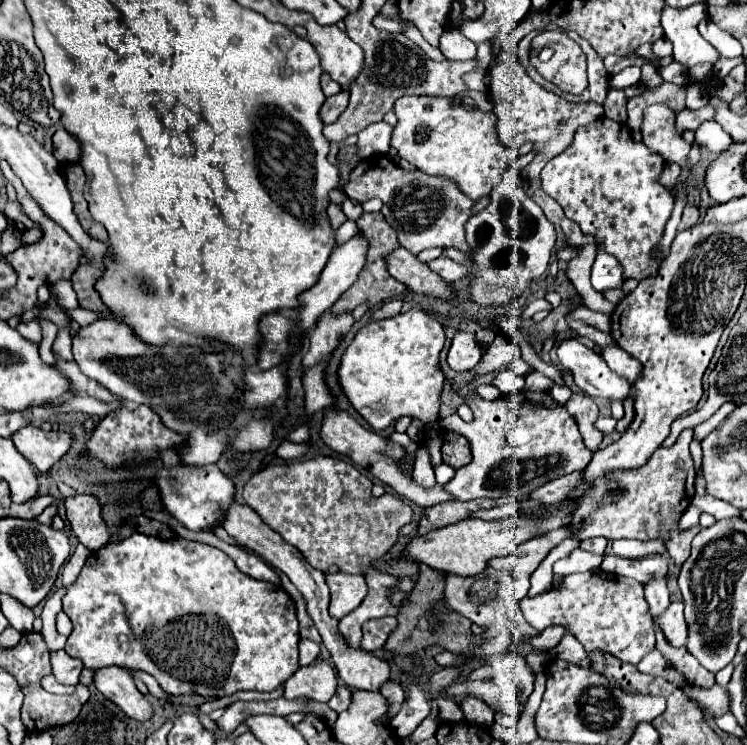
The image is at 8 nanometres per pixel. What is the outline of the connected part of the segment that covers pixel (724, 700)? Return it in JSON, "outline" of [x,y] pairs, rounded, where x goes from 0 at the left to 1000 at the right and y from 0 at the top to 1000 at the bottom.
{"outline":[[[956,919],[950,925],[937,925],[937,922],[916,922],[918,933],[924,933],[924,938],[934,941],[937,946],[942,946],[942,952],[953,960],[953,962],[964,962],[972,954],[977,954],[977,938],[972,933],[972,925],[967,925],[964,919]]]}

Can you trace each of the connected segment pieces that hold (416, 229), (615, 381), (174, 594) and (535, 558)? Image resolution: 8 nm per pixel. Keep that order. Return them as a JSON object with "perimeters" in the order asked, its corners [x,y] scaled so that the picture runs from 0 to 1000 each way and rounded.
{"perimeters":[[[[498,208],[479,219],[469,235],[469,246],[461,256],[469,267],[487,272],[506,264],[514,278],[511,286],[522,305],[533,313],[535,329],[552,342],[560,342],[568,334],[608,332],[613,337],[629,340],[629,332],[621,318],[621,302],[632,291],[635,267],[624,264],[605,240],[589,235],[570,235],[562,227],[541,230],[535,221],[525,219],[519,208]]],[[[771,452],[755,455],[747,463],[747,482],[752,493],[766,498],[771,517],[790,533],[835,538],[846,530],[841,509],[825,503],[798,471],[782,466]]],[[[182,715],[171,726],[142,729],[131,740],[120,742],[110,769],[91,788],[91,796],[86,799],[83,807],[86,807],[86,823],[99,836],[99,847],[94,850],[94,855],[88,860],[88,871],[86,871],[91,879],[110,885],[112,895],[120,895],[120,898],[158,893],[158,895],[195,901],[228,933],[265,930],[265,933],[273,933],[273,936],[297,936],[297,933],[305,936],[305,933],[313,933],[319,928],[332,928],[332,925],[367,928],[375,917],[380,917],[386,909],[391,909],[394,901],[399,898],[399,860],[402,860],[402,852],[399,852],[399,831],[396,831],[396,815],[394,815],[391,801],[369,783],[356,783],[356,780],[345,780],[335,772],[327,772],[324,766],[319,766],[313,753],[300,740],[295,740],[284,732],[268,729],[268,726],[252,726],[252,723],[244,723],[244,721],[214,723],[214,721]]],[[[755,707],[747,713],[739,713],[736,718],[726,718],[720,723],[712,723],[710,729],[701,729],[688,742],[677,748],[659,750],[656,758],[661,764],[680,766],[689,780],[689,800],[693,805],[701,803],[710,791],[710,772],[718,766],[718,761],[731,750],[731,745],[750,732],[755,723],[766,723],[766,710]]]]}

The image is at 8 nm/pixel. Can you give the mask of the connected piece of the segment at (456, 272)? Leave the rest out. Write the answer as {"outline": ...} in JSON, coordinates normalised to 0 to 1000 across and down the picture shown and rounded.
{"outline":[[[589,342],[586,348],[576,350],[576,361],[584,364],[586,369],[592,369],[592,374],[597,374],[597,377],[613,377],[629,366],[629,361],[624,356],[616,356],[597,342]]]}

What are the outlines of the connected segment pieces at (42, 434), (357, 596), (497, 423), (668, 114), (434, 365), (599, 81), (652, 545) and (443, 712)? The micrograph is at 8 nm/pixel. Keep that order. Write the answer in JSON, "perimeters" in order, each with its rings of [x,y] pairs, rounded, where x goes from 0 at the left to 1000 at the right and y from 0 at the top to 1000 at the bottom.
{"perimeters":[[[[29,573],[16,584],[24,605],[54,632],[64,635],[70,624],[94,603],[96,587],[83,579],[56,579],[51,573]]],[[[436,769],[442,788],[442,826],[458,831],[474,820],[490,801],[490,780],[482,772],[469,769]]],[[[696,522],[664,538],[637,533],[629,538],[629,549],[635,554],[632,568],[621,568],[613,557],[589,565],[594,576],[618,581],[632,600],[632,619],[610,630],[610,638],[594,651],[616,672],[643,667],[696,670],[734,646],[782,632],[793,616],[768,560],[731,525]]],[[[870,141],[862,149],[859,162],[859,184],[862,192],[881,203],[894,219],[918,221],[918,211],[924,205],[924,192],[918,192],[905,176],[905,149],[892,141]]],[[[549,415],[525,428],[495,431],[463,466],[452,493],[452,511],[463,536],[503,579],[517,576],[541,557],[568,568],[584,565],[594,517],[589,495],[594,458],[592,434],[568,415]]],[[[790,58],[784,63],[779,63],[779,68],[787,77],[787,117],[776,128],[755,125],[752,130],[766,136],[766,138],[790,138],[790,136],[795,136],[795,138],[806,141],[811,128],[814,128],[814,98],[806,87],[806,77],[793,66]]],[[[822,726],[819,729],[819,740],[827,748],[838,748],[838,750],[857,750],[857,748],[867,748],[867,745],[886,745],[892,742],[889,729],[870,726],[870,729],[854,729],[854,726]]],[[[589,936],[586,938],[586,954],[589,954],[589,965],[600,968],[600,970],[616,970],[624,968],[621,954],[616,954],[616,946],[608,946],[602,938]]]]}

